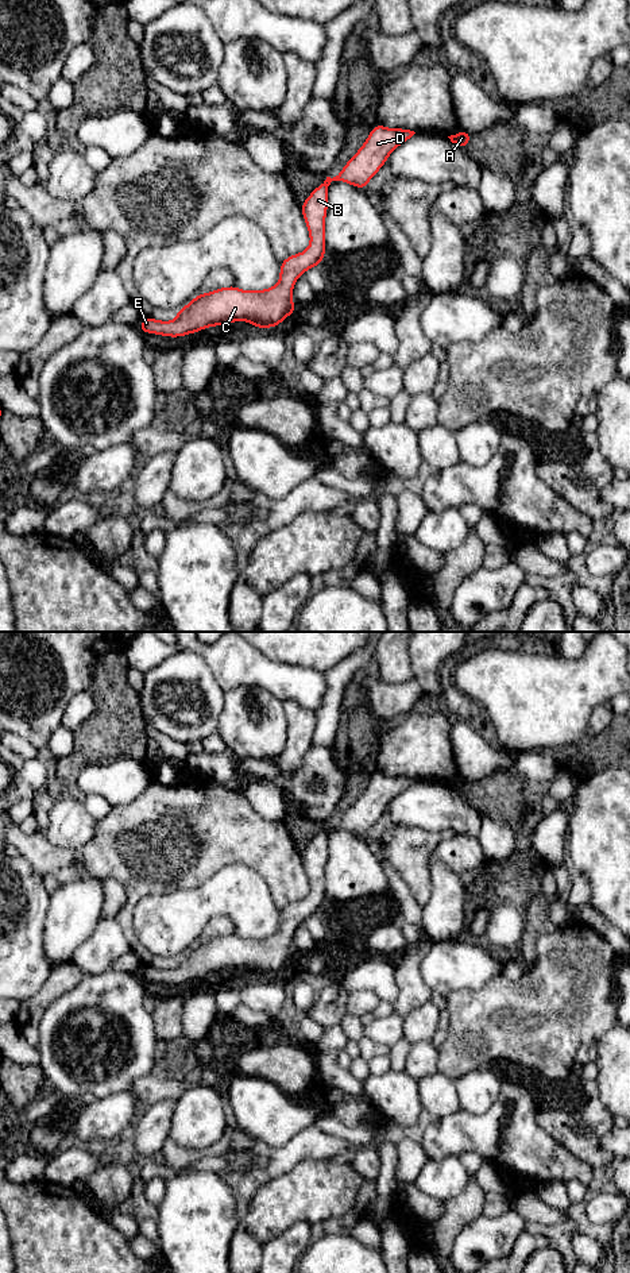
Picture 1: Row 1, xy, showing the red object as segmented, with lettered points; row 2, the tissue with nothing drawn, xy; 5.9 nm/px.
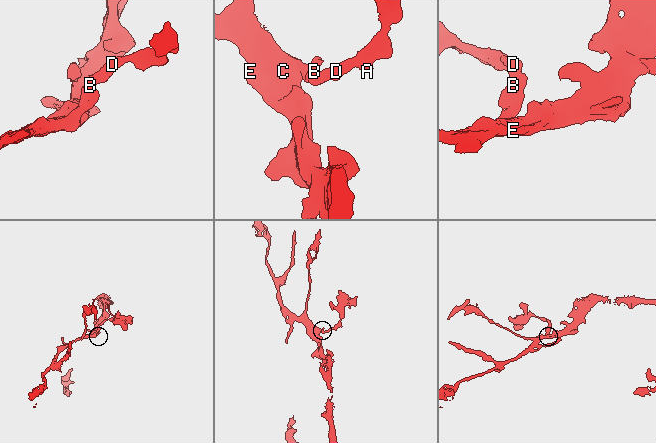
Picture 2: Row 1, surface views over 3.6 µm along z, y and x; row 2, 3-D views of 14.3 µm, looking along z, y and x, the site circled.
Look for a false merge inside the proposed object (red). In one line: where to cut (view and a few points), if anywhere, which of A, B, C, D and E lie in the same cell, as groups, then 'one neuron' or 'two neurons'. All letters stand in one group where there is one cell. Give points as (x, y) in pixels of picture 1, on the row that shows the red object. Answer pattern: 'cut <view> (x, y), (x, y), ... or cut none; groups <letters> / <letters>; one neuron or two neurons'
cut none; groups A B C D E; one neuron

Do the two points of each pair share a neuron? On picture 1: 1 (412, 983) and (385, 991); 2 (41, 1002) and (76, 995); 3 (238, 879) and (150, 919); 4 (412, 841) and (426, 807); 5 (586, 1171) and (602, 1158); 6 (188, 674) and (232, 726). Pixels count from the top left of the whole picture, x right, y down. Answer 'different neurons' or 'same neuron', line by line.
1: different neurons
2: different neurons
3: same neuron
4: different neurons
5: different neurons
6: different neurons

